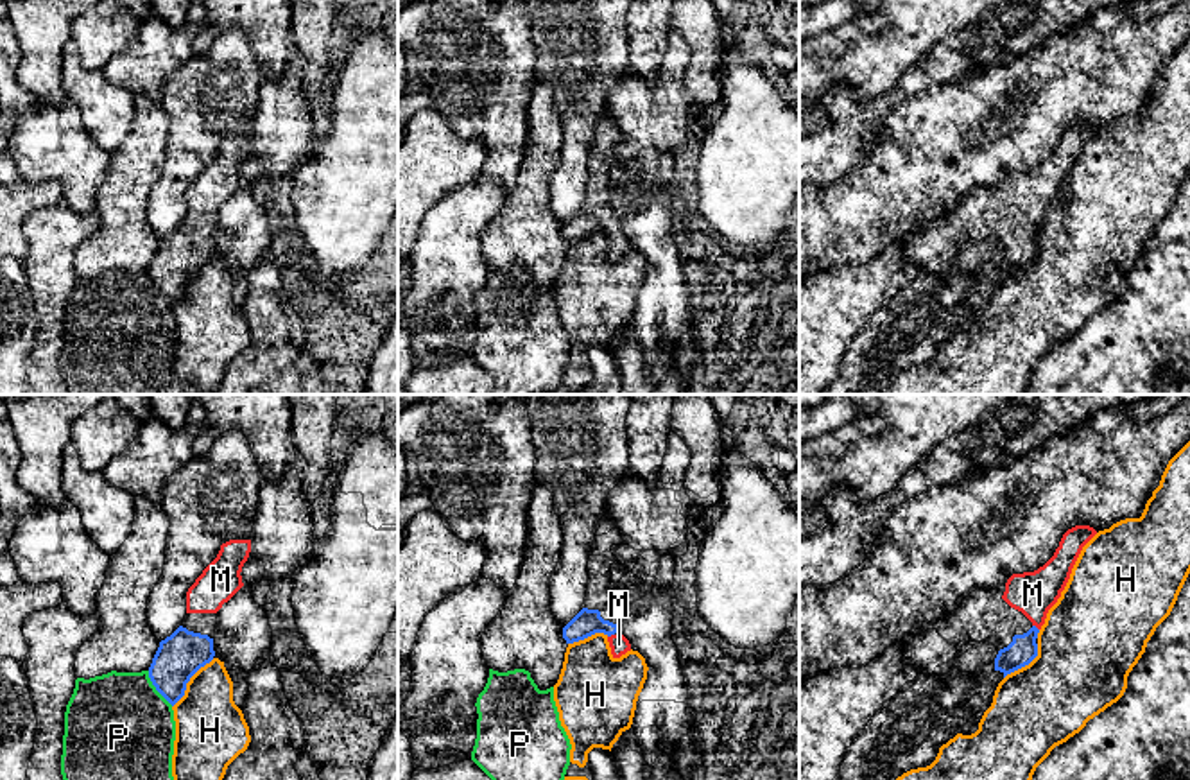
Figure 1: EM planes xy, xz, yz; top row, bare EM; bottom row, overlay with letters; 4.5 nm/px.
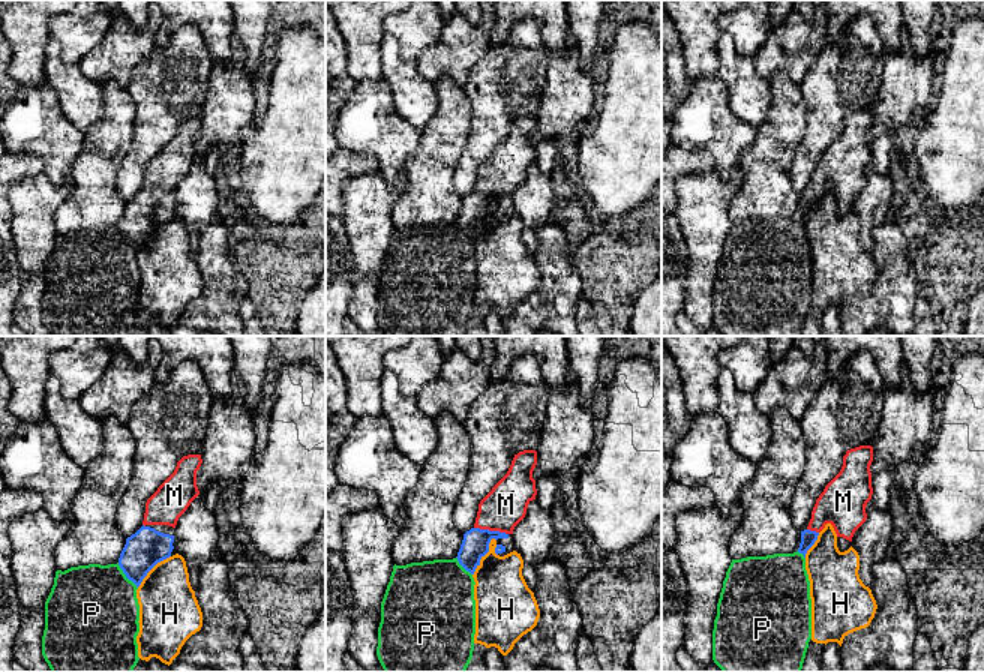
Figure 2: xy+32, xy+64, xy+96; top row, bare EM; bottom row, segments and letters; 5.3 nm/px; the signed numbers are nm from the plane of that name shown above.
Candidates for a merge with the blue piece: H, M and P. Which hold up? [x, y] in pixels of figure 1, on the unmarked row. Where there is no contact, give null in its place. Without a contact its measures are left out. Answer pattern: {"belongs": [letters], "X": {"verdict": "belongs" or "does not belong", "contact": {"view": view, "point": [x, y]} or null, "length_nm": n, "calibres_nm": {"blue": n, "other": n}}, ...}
{"belongs": ["M"], "H": {"verdict": "does not belong", "contact": {"view": "xy", "point": [189, 278]}, "length_nm": 300, "calibres_nm": {"blue": 200, "other": 320}}, "M": {"verdict": "belongs", "contact": {"view": "xz", "point": [610, 234]}, "length_nm": 40, "calibres_nm": {"blue": 120, "other": 90}}, "P": {"verdict": "does not belong", "contact": {"view": "xy", "point": [156, 287]}, "length_nm": 200, "calibres_nm": {"blue": 200, "other": 500}}}

